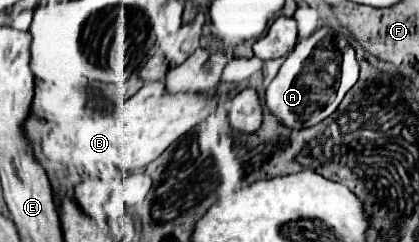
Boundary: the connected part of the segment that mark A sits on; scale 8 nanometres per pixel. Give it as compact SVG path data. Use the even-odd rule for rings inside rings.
M323 26L307 40L295 46L295 50L283 62L279 74L273 78L265 92L265 106L289 130L303 130L317 126L331 116L341 104L343 96L359 78L359 64L353 48L341 32Z

